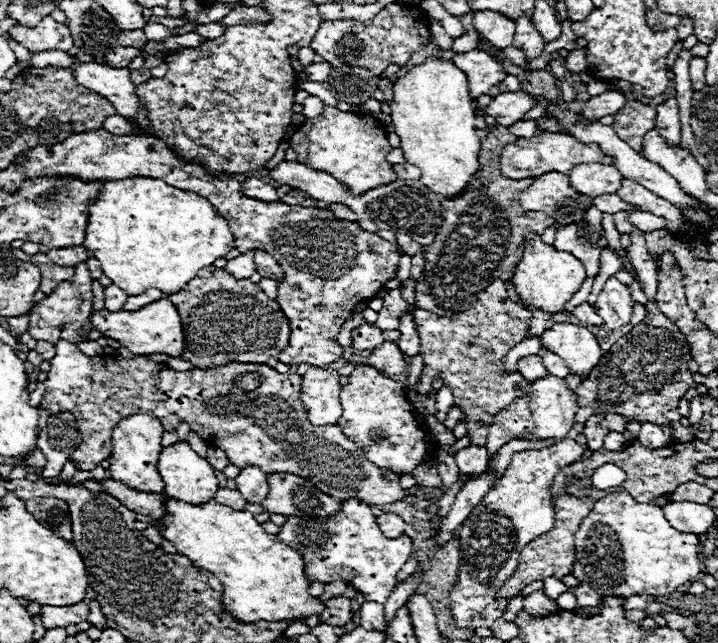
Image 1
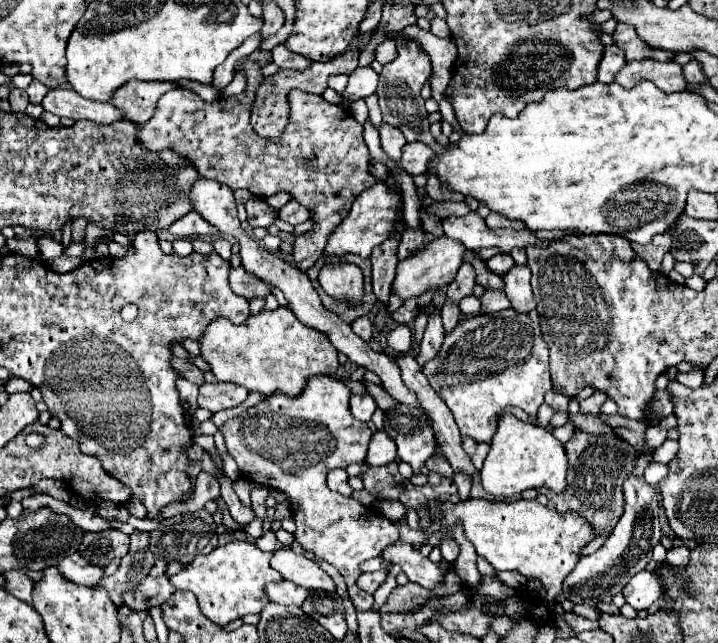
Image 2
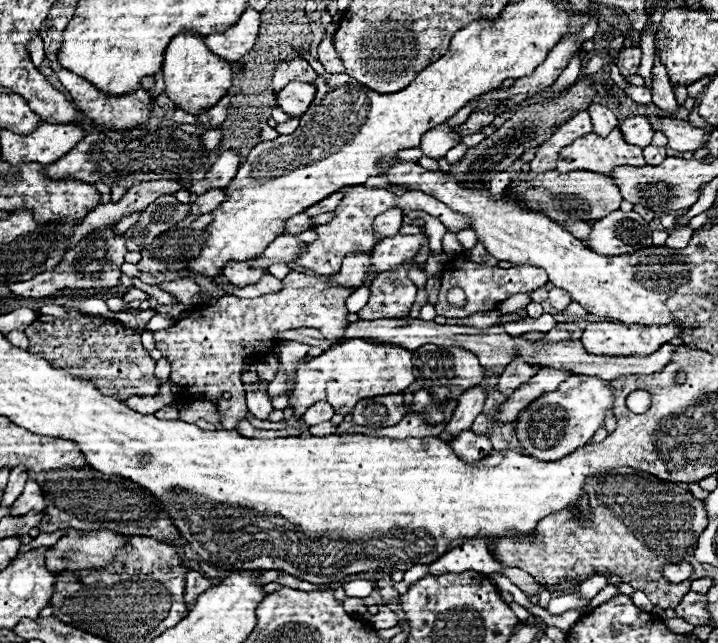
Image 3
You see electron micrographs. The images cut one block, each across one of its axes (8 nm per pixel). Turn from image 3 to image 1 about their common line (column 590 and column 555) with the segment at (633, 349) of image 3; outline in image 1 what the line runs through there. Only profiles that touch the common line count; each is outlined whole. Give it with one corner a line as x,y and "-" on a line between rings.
556,322
552,328
542,332
540,342
546,350
560,354
560,358
568,362
570,372
578,376
586,376
602,358
602,348
594,334
578,324

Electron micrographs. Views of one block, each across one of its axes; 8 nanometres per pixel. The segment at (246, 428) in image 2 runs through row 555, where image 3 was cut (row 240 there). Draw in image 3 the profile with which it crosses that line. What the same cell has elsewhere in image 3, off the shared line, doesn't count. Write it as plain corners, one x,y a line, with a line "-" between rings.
354,186
354,190
350,190
340,204
334,210
334,218
328,224
320,224
314,228
314,232
318,234
318,238
314,242
310,242
304,252
300,252
296,256
296,264
308,270
314,270
316,274
336,274
342,266
342,260
352,254
352,252
368,252
378,244
378,238
374,236
374,220
378,214
384,214
390,208
400,208
404,212
410,210
422,210
434,218
438,218
446,228
460,232
466,226
466,218
462,218
462,214
454,214
450,212
446,206
442,206
442,202
438,202
436,198
430,198
428,194
422,192
408,192
408,194
400,194
396,196
390,190
384,188
364,188
364,186

